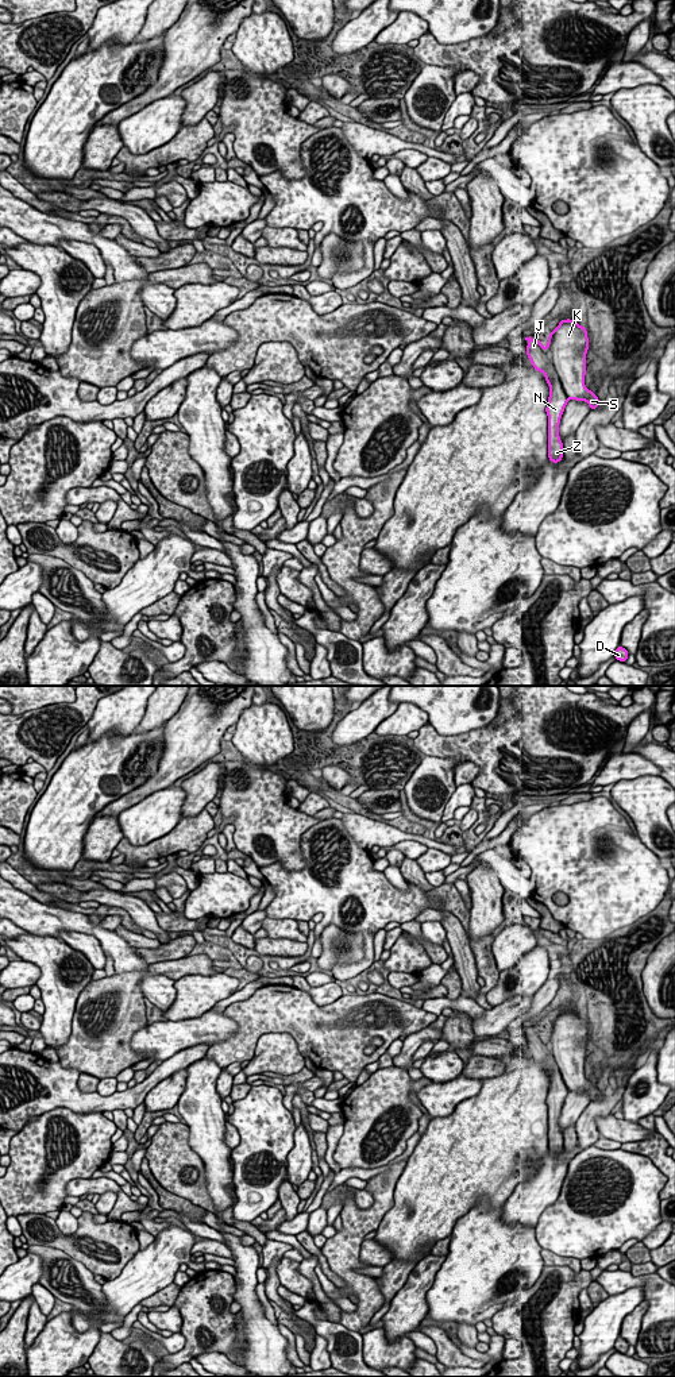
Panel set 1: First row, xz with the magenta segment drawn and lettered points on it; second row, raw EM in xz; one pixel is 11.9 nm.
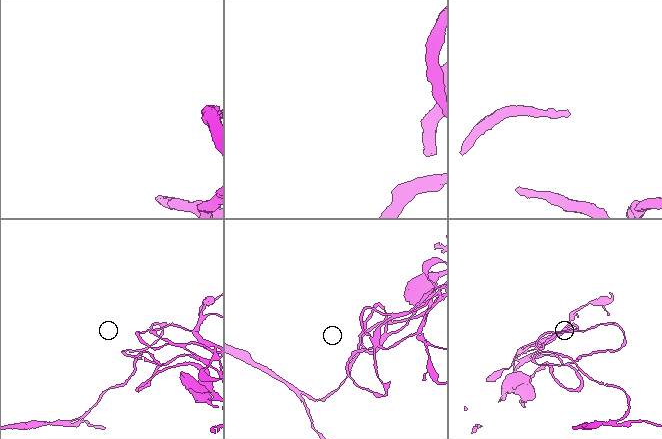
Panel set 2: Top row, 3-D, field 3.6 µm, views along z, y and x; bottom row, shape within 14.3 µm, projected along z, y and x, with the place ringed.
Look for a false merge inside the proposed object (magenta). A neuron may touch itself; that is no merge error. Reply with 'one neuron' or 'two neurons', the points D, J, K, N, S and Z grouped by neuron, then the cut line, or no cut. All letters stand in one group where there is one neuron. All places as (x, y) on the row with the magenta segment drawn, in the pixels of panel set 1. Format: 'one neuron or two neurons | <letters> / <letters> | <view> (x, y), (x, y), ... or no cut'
one neuron | D J K N S Z | no cut

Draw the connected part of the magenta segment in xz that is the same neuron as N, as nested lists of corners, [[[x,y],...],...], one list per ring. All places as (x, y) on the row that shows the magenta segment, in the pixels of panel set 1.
[[[566,319],[548,333],[545,348],[539,339],[525,338],[529,342],[525,354],[533,369],[544,374],[549,386],[545,413],[548,416],[548,459],[552,463],[559,463],[564,456],[559,424],[567,402],[586,401],[590,410],[599,405],[599,398],[585,385],[587,336],[586,327]]]

